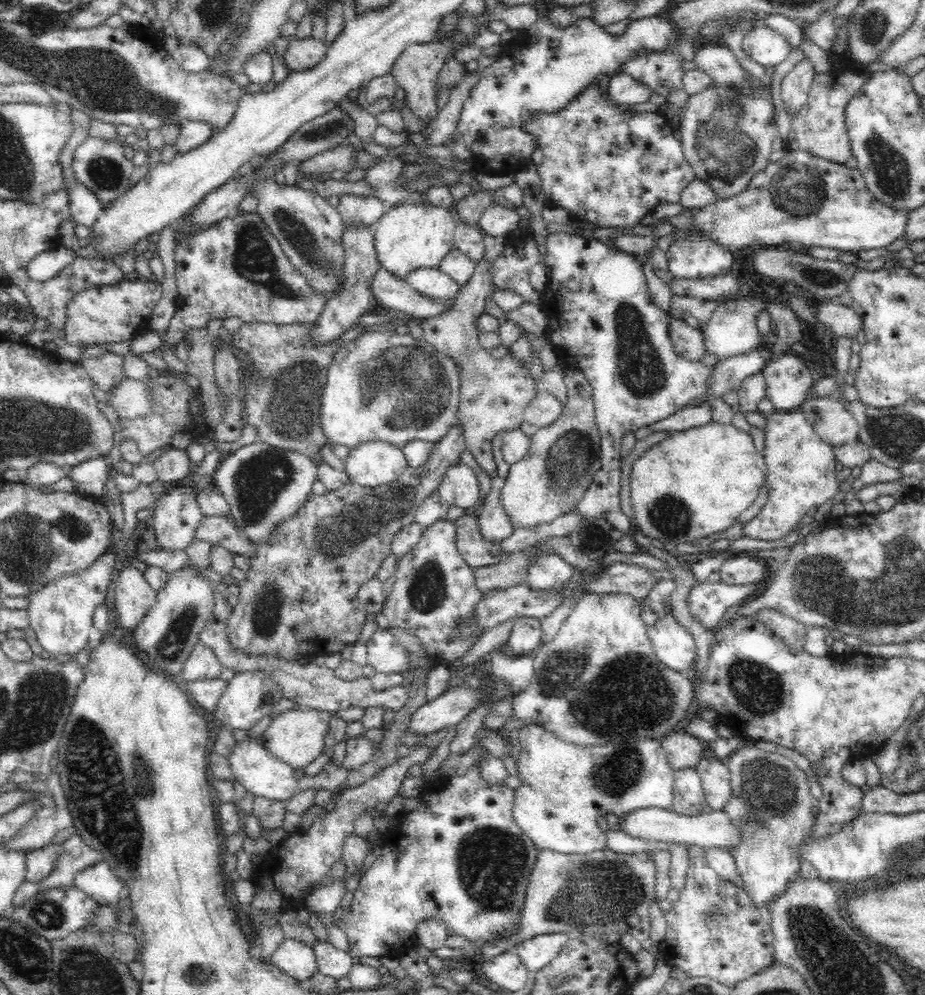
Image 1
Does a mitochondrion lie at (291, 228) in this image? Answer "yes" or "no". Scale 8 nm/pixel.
yes

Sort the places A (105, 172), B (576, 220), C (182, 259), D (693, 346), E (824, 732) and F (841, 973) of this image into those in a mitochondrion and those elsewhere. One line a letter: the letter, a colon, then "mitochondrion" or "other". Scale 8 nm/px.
A: mitochondrion
B: other
C: other
D: other
E: other
F: mitochondrion

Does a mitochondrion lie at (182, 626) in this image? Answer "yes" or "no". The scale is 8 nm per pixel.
yes

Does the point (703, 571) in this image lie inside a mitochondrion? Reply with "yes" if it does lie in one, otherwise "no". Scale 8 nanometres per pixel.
no

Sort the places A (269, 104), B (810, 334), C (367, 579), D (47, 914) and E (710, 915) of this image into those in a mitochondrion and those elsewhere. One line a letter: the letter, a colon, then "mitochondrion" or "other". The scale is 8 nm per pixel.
A: other
B: other
C: other
D: mitochondrion
E: mitochondrion

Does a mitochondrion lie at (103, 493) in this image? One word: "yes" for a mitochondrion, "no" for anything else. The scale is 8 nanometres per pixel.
no

